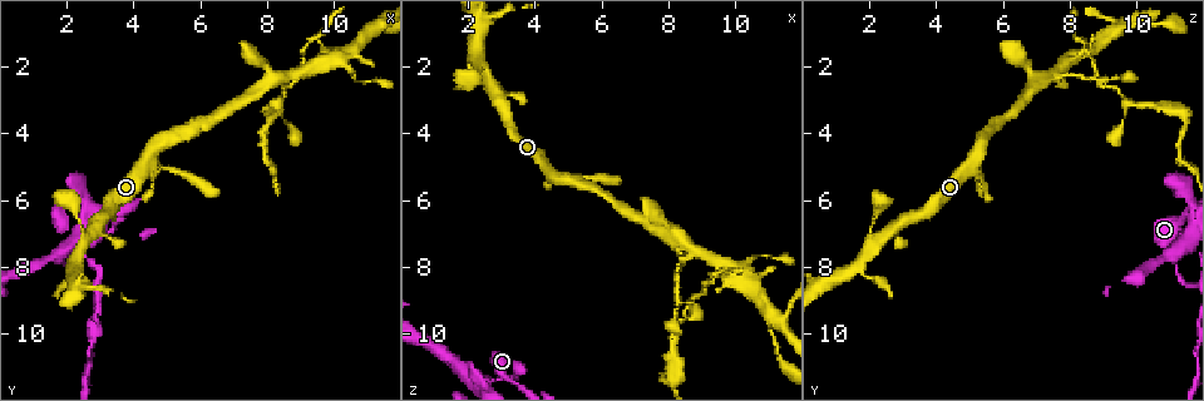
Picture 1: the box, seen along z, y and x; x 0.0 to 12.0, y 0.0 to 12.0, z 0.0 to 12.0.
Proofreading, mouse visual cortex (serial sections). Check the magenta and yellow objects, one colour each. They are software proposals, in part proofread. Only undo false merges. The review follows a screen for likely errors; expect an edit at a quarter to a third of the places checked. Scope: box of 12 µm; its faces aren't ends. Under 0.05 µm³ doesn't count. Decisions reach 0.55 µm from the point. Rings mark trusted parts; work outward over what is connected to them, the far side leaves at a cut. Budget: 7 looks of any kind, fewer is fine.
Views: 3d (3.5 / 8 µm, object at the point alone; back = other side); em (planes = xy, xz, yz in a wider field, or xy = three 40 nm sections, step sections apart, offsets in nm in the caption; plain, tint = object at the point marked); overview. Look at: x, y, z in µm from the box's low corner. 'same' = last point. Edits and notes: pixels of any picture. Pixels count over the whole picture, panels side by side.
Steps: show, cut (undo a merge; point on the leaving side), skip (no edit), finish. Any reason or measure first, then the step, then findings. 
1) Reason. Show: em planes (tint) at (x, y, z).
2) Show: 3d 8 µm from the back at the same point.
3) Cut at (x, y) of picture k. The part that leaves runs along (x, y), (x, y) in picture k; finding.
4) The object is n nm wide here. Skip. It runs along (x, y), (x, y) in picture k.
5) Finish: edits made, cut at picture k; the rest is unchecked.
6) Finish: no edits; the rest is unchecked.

A narrow waist. Show: 3d 8 µm at (1.8, 7.5, 11.1).

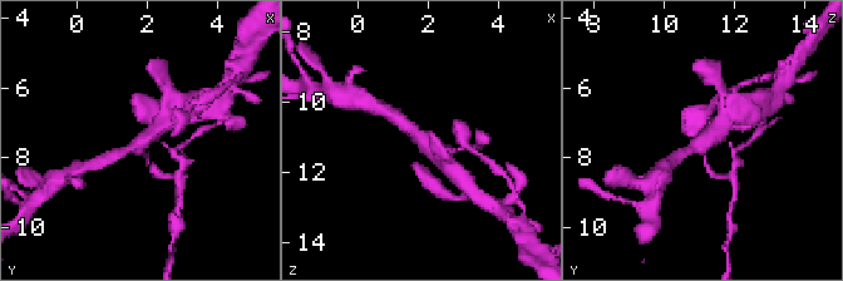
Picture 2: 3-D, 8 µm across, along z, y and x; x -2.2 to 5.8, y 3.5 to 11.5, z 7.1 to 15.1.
3 arms meet here; the arms are 100, 250, 350 nm wide; shape alone is not enough. Show: em xy step 5 (tint) at (1.7, 7.6, 11.1).

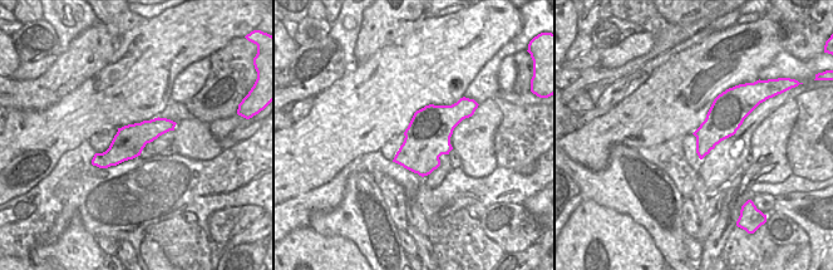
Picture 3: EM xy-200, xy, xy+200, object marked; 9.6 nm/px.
Cut at (158, 174) of picture 2. The part that leaves runs along (148, 159), (158, 176), (177, 181) in picture 2; two cells meet here.

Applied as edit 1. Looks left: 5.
Thin arm on a thick one. Show: 3d 3.5 µm from the back at (11.2, 0.8, 9.5).

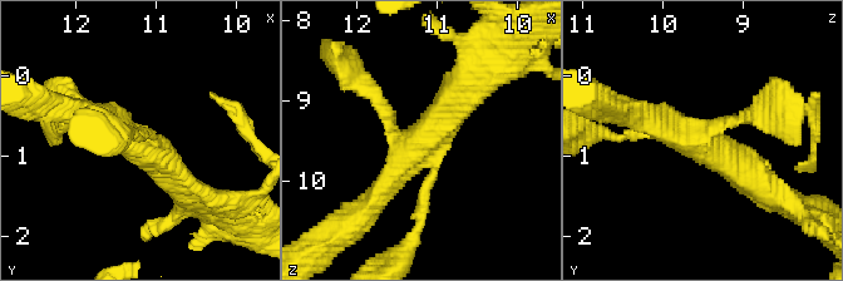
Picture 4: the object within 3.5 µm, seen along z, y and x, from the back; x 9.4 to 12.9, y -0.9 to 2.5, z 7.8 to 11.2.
Show: em xy step 3 (tint) at (11.15, 0.90, 9.45).

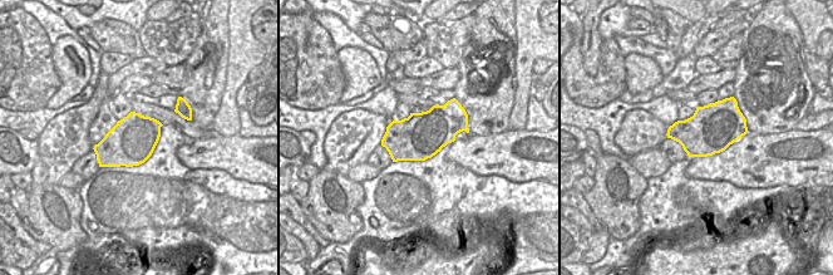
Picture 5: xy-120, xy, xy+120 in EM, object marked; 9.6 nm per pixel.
4 arms meet here; the arms are 150, 150, 300, 400 nm wide. Skip. It runs along (463, 82), (378, 198) in picture 4; one cell here.

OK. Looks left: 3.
Sharp bend. Show: 3d 3.5 µm at (8.3, 2.4, 9.0).

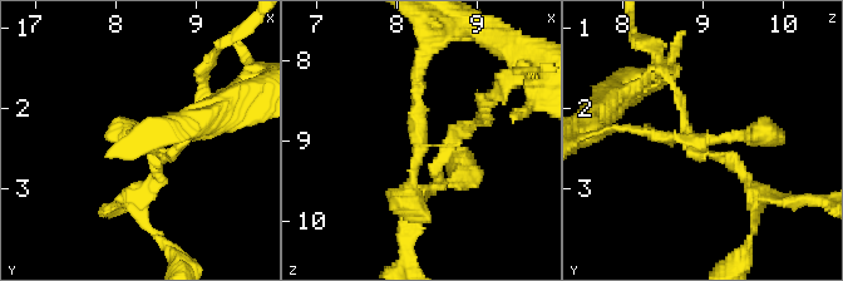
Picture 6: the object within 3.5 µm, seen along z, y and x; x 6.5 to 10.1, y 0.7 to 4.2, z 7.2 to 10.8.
Need the tissue. Show: em xy step 5 (tint) at (8.35, 2.40, 9.05).

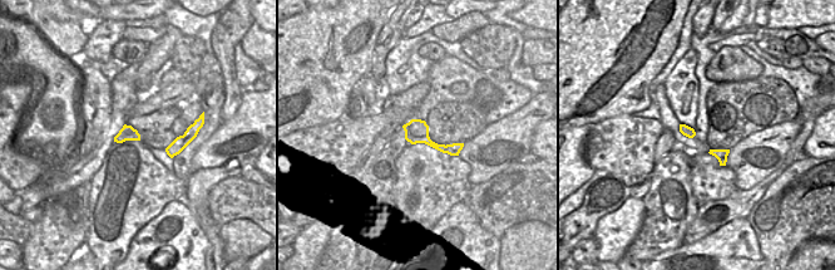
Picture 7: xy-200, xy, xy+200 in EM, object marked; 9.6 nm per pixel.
Show: em xy step 1 (tint) at the same point.

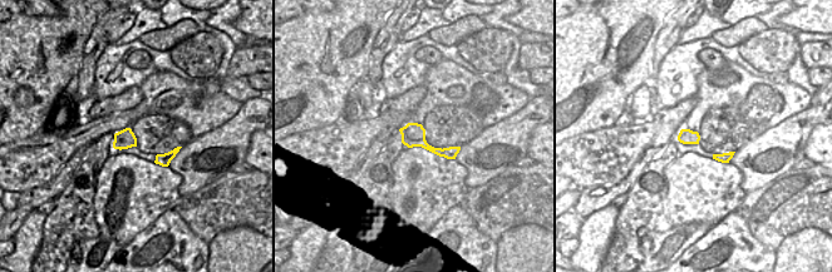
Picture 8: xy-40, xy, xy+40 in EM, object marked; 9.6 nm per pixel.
Cut at (688, 128) of picture 6. The part that leaves runs along (706, 149), (787, 200) in picture 6; a second cell is stuck on.

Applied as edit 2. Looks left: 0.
Finish: edits made, cut at picture 2, cut at picture 6; the rest is unchecked.

